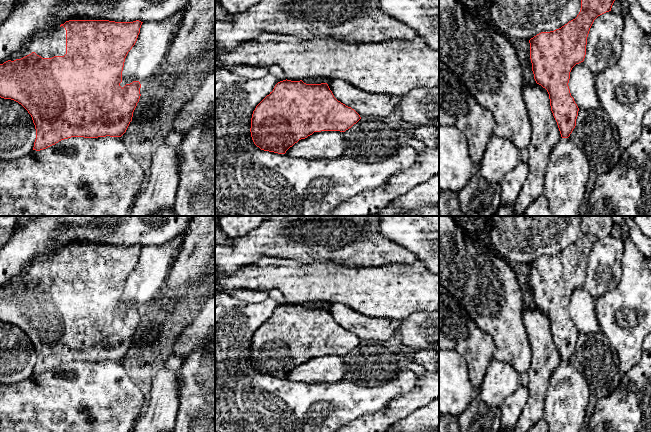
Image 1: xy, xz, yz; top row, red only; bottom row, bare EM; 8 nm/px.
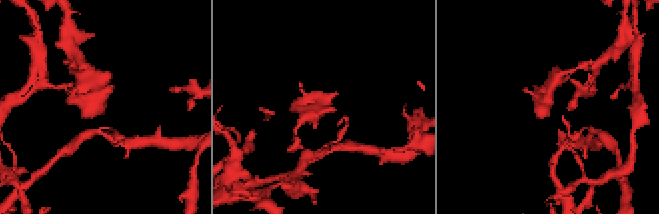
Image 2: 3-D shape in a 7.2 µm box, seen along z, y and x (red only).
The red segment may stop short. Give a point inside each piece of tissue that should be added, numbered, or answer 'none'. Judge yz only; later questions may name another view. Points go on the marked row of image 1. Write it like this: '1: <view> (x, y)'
none

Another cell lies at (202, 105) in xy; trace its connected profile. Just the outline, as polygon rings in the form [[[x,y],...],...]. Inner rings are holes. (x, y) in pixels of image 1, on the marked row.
[[[215,64],[200,89],[182,108],[173,129],[185,135],[204,118],[215,115]]]

